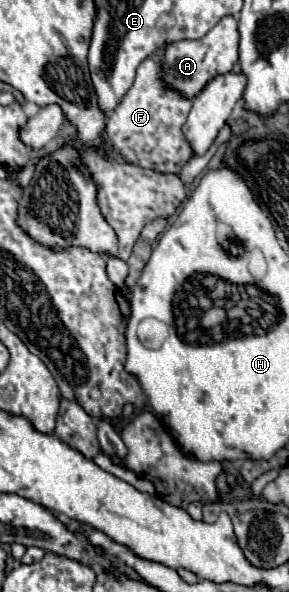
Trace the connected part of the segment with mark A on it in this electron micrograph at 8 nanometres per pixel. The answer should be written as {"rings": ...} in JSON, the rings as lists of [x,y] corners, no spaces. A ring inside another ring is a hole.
{"rings":[[[233,16],[221,18],[203,38],[179,40],[167,44],[165,60],[163,60],[167,86],[179,90],[187,98],[195,98],[213,76],[233,70],[235,62],[239,60],[237,46],[239,46],[239,32],[237,32],[237,20]]]}

